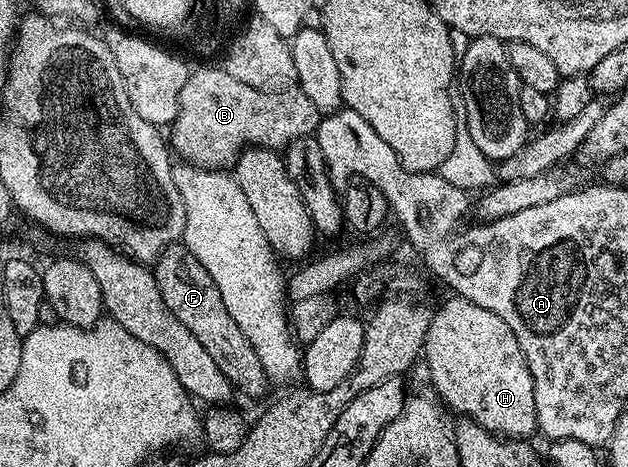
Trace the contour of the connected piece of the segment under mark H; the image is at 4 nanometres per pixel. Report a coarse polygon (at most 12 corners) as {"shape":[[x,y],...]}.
{"shape":[[434,309],[433,392],[503,439],[538,429],[532,375],[500,315]]}

